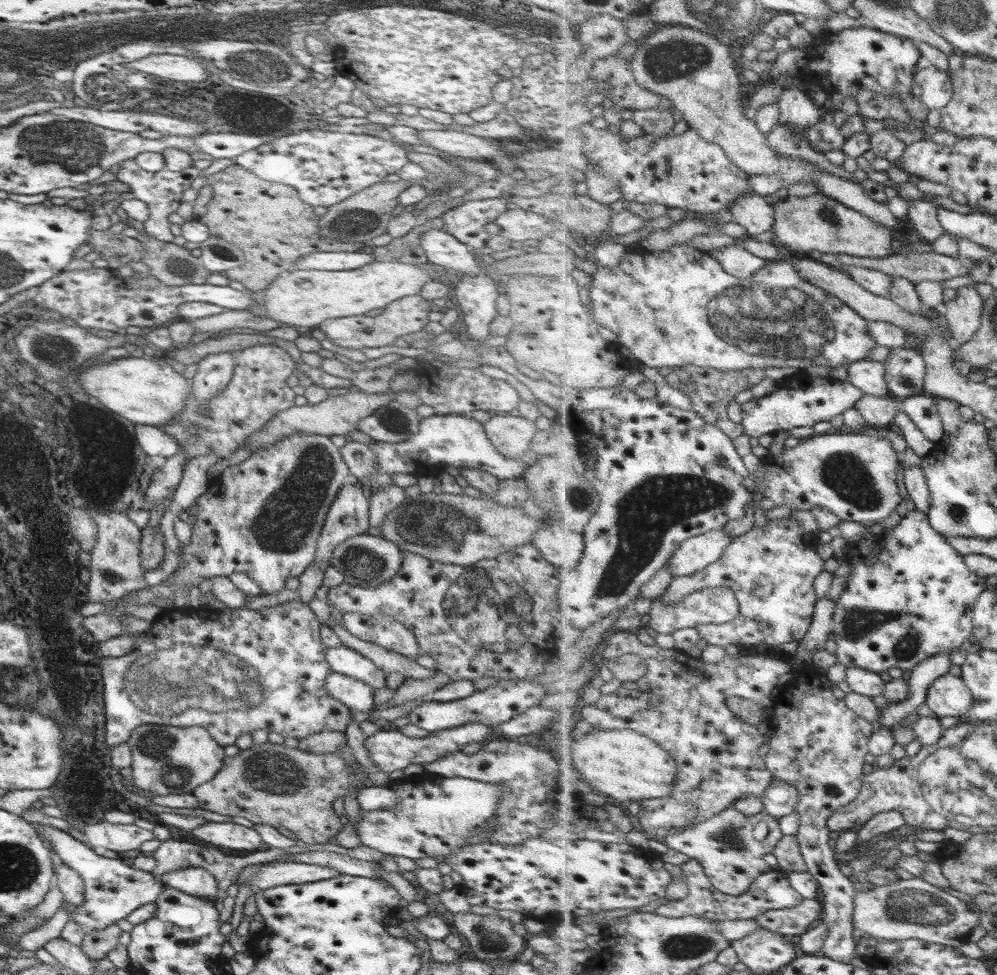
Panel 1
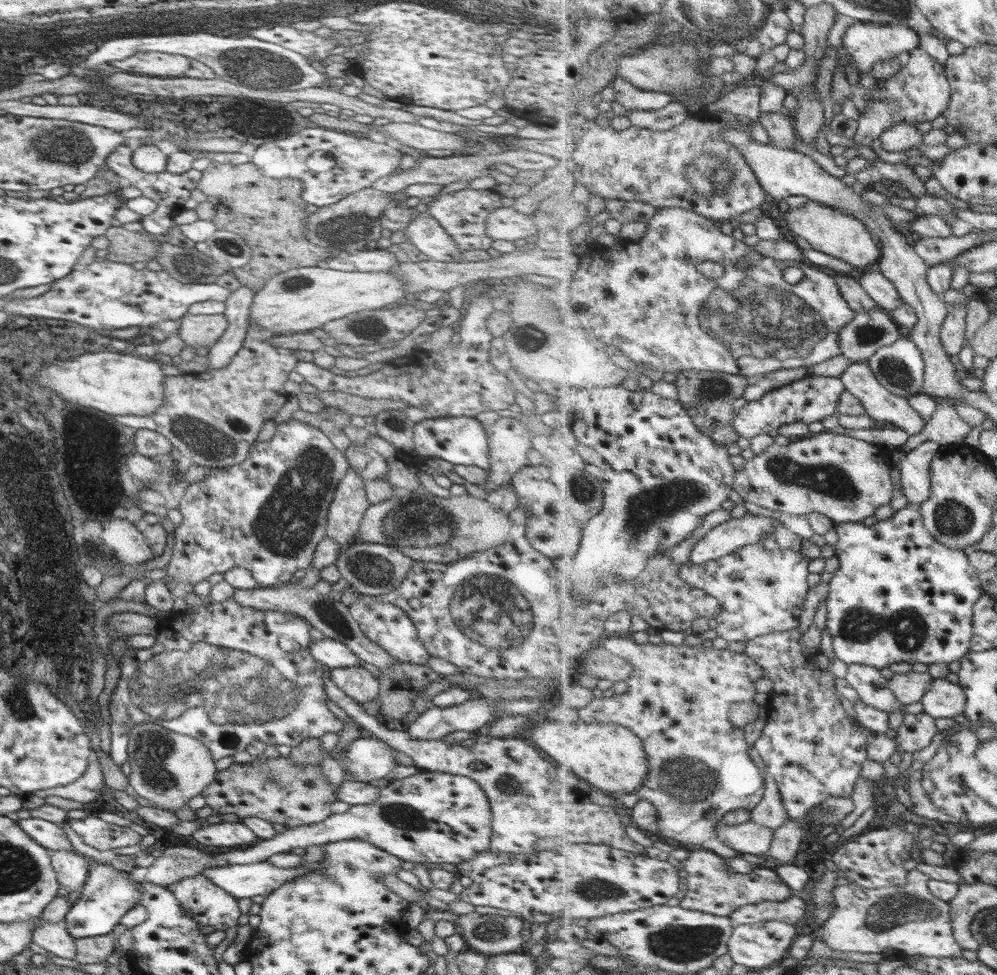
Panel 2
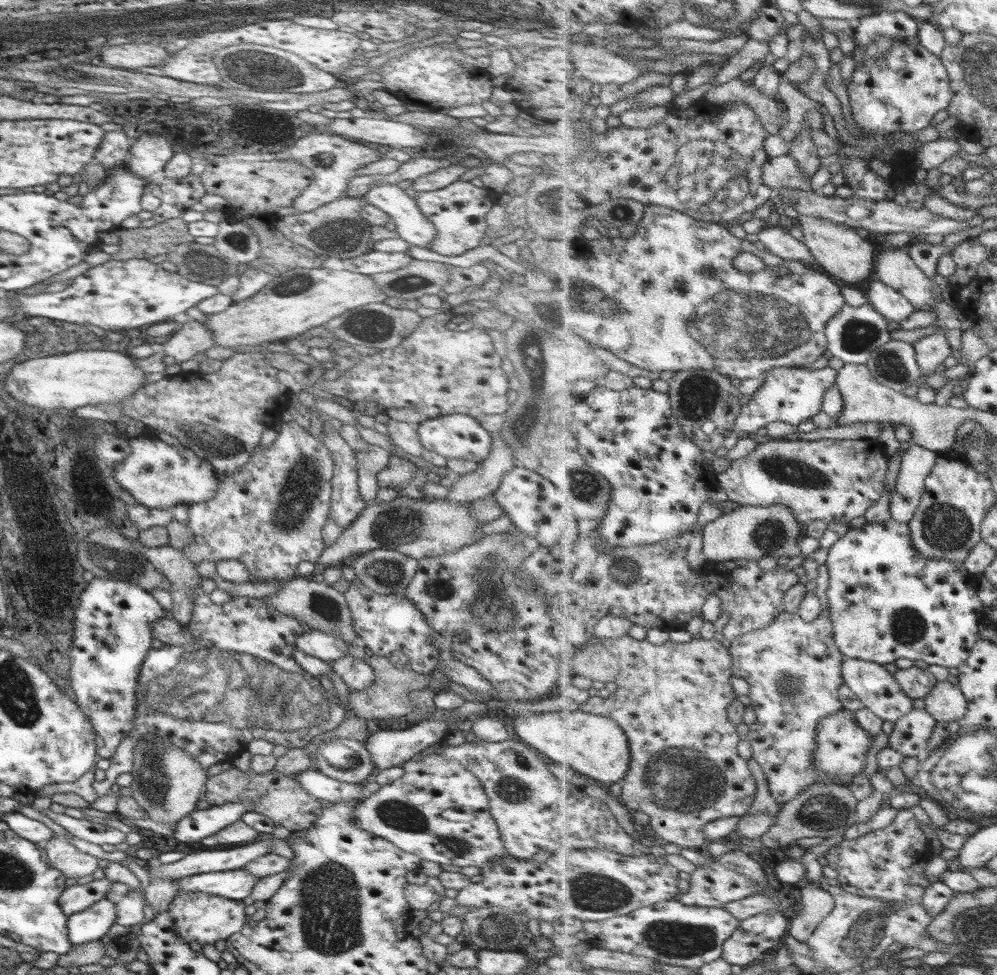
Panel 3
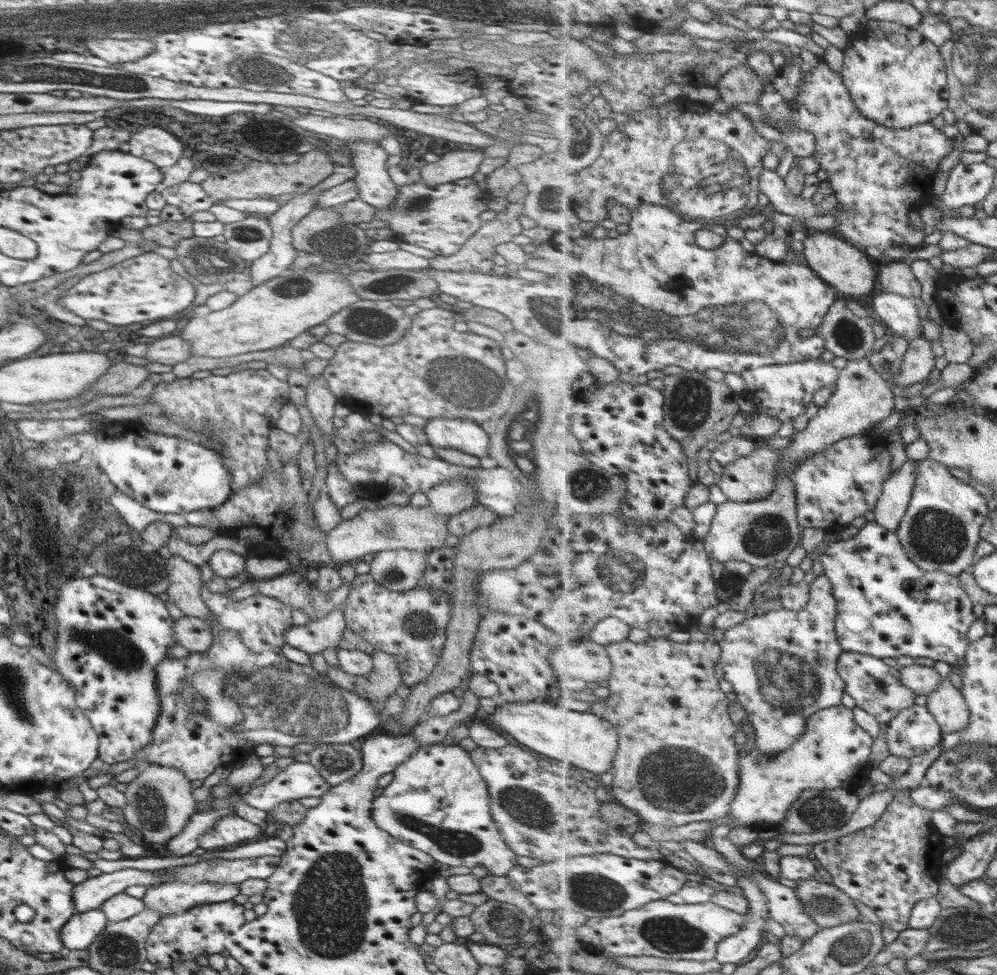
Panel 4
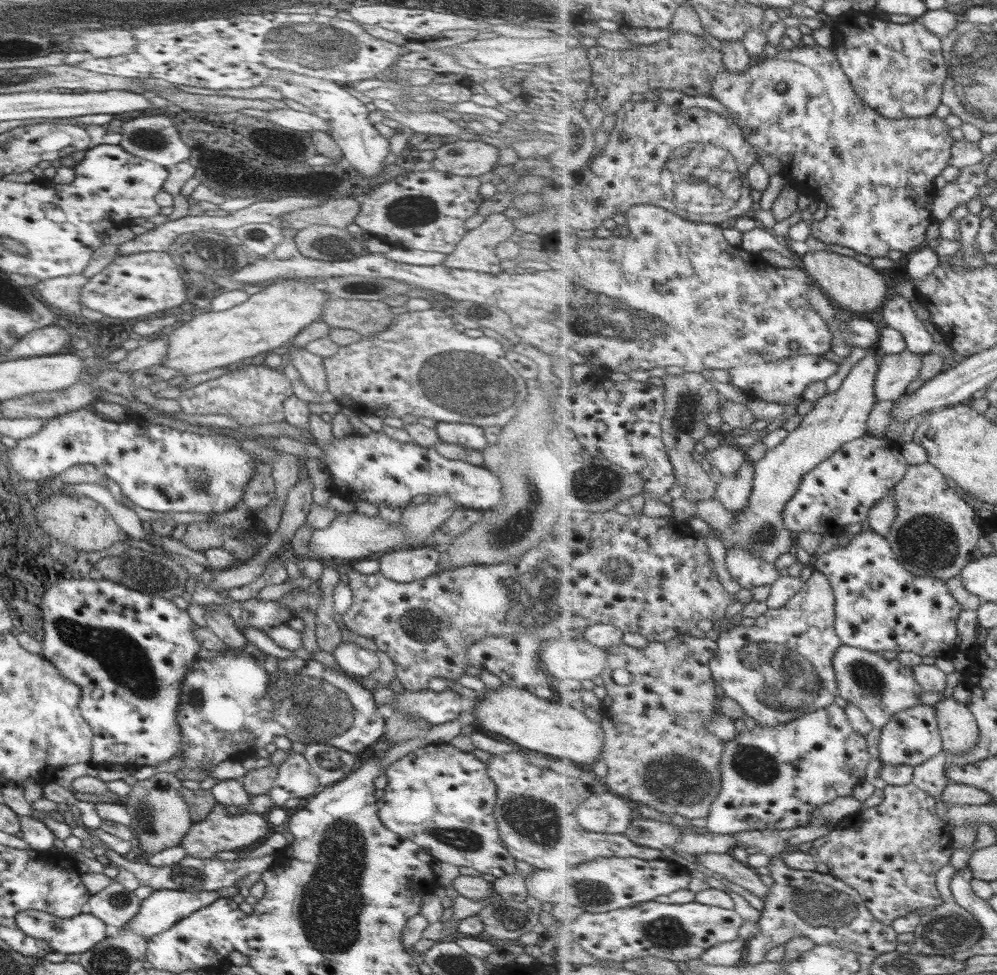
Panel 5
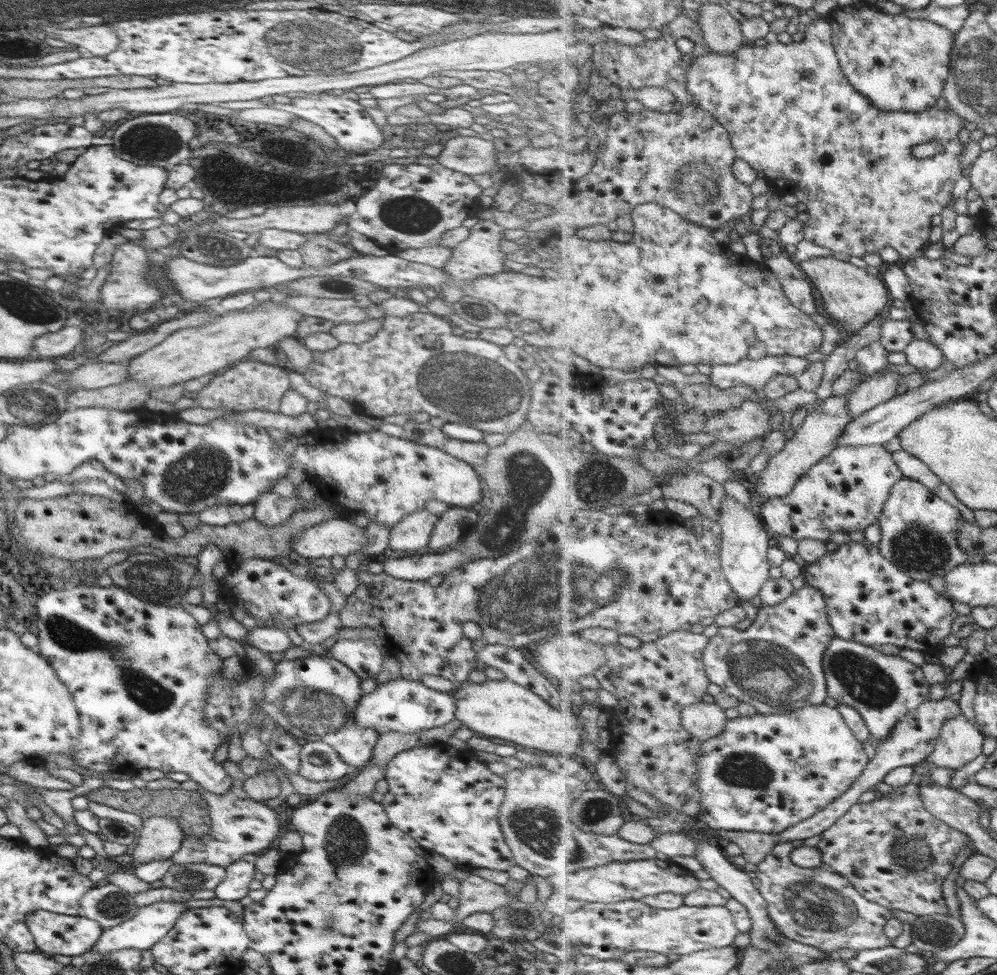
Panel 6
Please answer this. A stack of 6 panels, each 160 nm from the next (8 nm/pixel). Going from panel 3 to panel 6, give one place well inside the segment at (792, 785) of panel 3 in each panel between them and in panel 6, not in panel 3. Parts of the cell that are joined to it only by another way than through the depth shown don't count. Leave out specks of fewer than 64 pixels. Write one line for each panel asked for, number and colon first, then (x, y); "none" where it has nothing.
4: (783, 667)
5: (780, 666)
6: (776, 665)

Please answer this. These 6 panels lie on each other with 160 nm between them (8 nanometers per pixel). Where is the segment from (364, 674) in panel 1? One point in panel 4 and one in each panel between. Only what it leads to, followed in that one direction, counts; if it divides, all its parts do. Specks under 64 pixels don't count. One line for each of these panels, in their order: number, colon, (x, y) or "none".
2: (333, 655)
3: (323, 646)
4: (313, 638)

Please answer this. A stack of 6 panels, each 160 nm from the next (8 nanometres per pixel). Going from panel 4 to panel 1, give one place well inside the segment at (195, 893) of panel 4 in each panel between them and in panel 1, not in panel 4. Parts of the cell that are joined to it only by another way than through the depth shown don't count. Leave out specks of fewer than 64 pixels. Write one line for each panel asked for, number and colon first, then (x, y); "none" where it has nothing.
1: (258, 876)
2: (259, 878)
3: (233, 884)

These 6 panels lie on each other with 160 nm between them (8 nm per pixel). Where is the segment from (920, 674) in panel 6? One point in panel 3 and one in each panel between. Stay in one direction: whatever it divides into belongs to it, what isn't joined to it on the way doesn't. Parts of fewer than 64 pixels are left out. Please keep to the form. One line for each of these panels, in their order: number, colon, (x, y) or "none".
3: (879, 690)
4: (877, 688)
5: (881, 688)

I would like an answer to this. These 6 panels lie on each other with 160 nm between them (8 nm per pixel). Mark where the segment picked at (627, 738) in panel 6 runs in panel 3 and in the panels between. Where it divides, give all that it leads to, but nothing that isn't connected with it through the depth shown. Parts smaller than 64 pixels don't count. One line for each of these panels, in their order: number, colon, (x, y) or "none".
3: (672, 700)
4: (677, 763)
5: (658, 752)

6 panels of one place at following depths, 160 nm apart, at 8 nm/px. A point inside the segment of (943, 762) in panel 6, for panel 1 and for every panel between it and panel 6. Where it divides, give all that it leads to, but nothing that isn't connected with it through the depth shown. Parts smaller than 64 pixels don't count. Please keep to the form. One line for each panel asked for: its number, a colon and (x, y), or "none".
1: (949, 696)
2: (943, 699)
3: (946, 703)
4: (947, 704)
5: (959, 728)

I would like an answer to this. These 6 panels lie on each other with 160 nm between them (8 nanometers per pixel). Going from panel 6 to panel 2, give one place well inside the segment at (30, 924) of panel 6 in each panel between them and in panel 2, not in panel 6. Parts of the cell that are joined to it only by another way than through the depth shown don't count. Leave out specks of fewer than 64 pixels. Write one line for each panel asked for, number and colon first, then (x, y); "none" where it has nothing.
2: (107, 894)
3: (89, 925)
4: (78, 932)
5: (74, 935)

